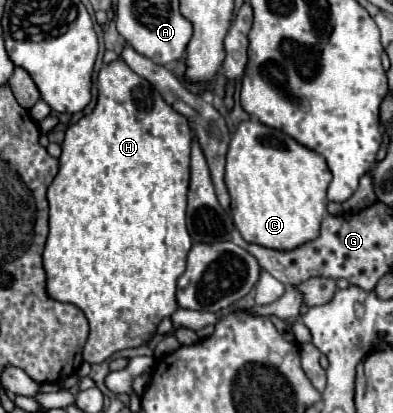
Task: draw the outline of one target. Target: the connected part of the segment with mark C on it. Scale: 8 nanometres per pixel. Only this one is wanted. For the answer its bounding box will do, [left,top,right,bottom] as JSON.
[225,120,331,252]

